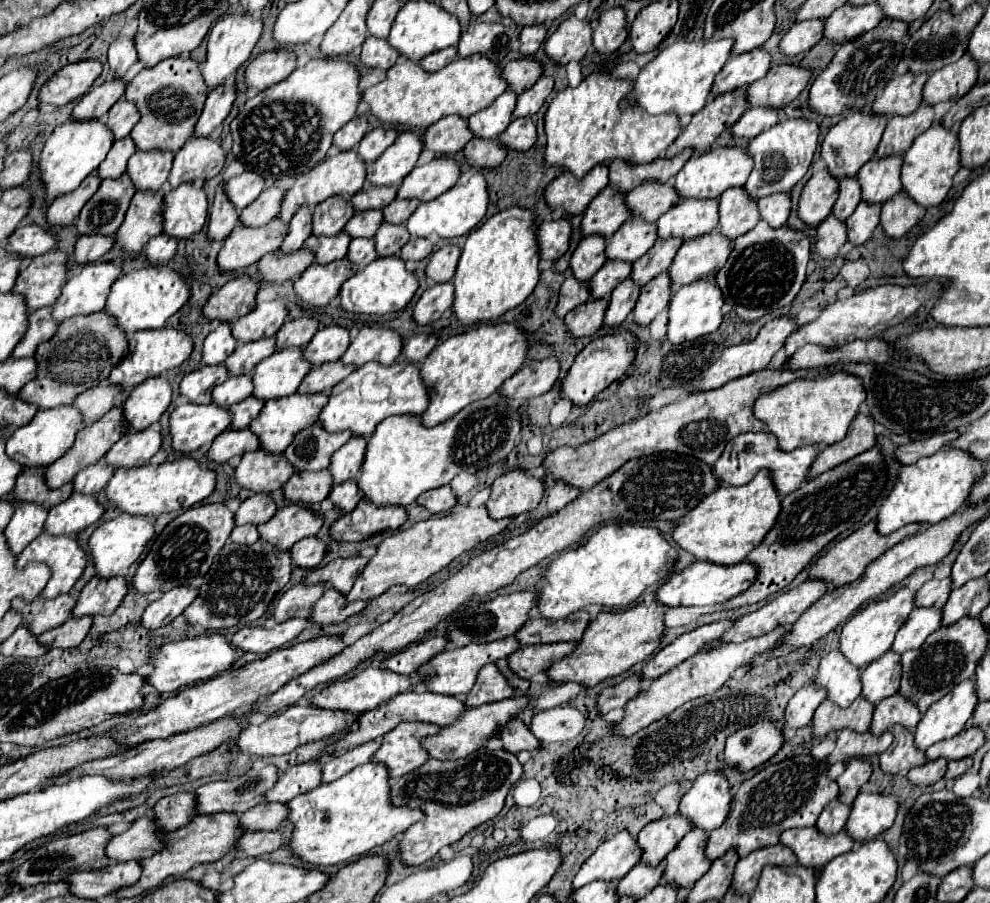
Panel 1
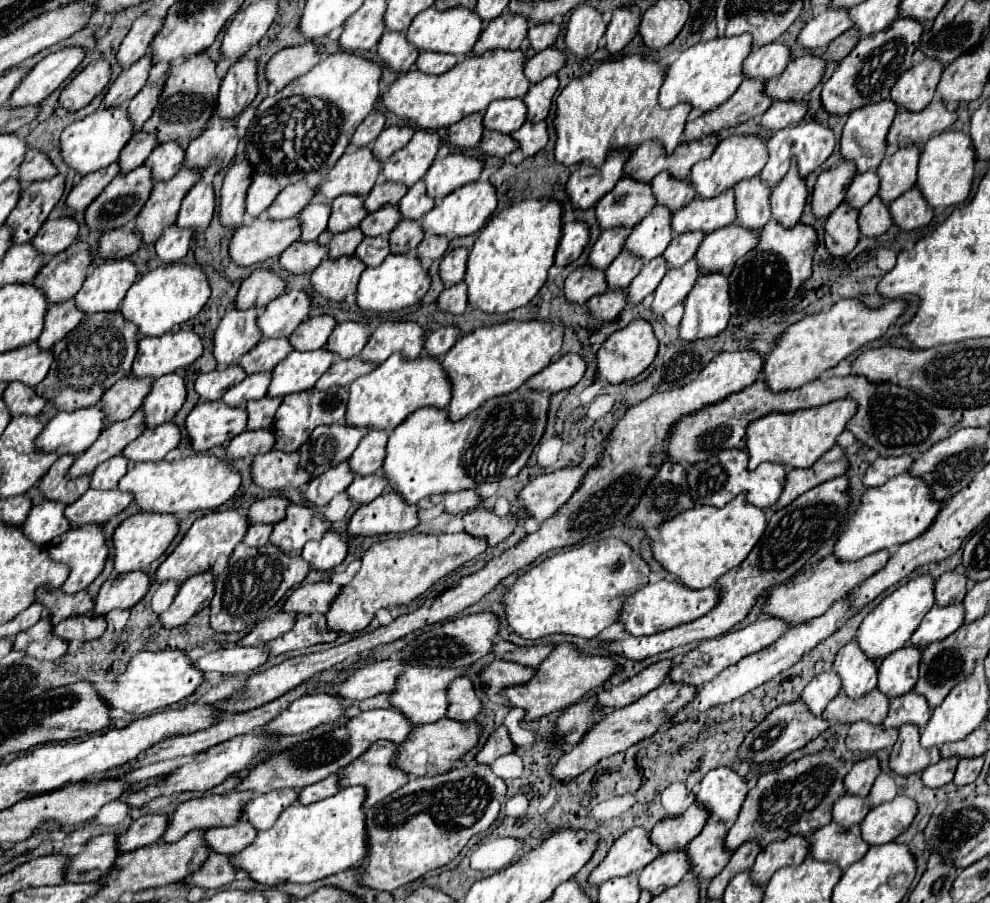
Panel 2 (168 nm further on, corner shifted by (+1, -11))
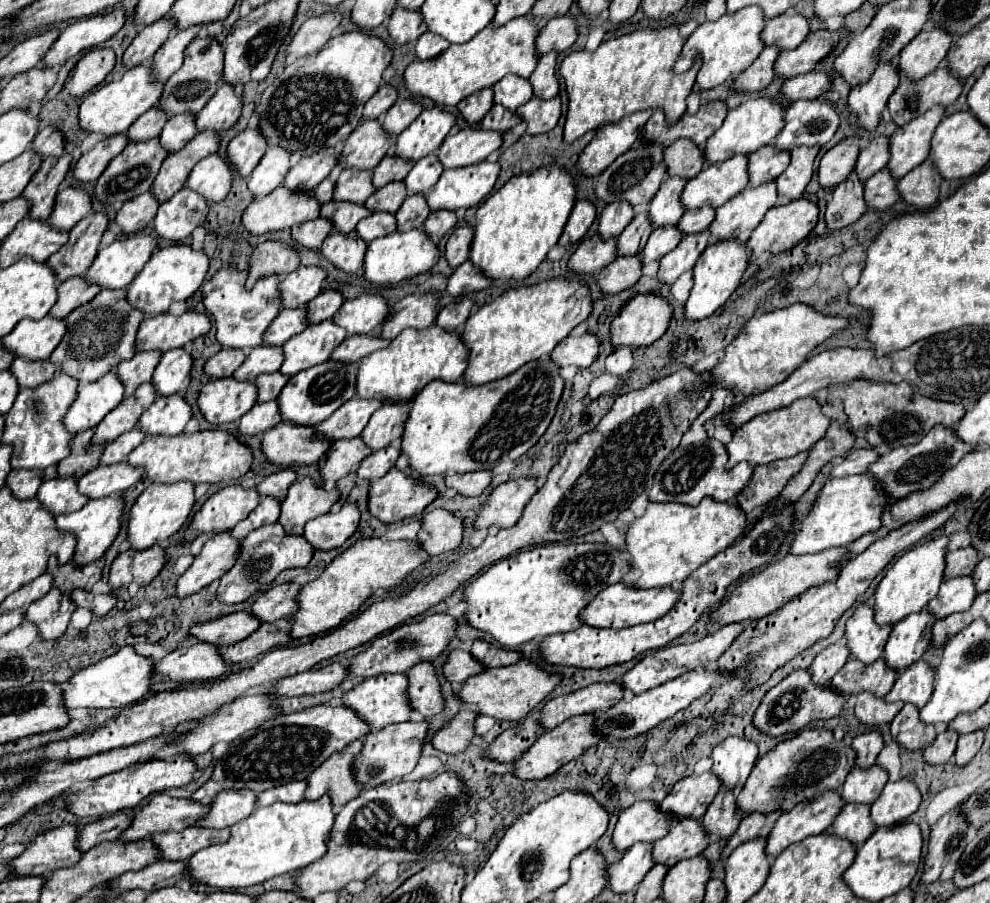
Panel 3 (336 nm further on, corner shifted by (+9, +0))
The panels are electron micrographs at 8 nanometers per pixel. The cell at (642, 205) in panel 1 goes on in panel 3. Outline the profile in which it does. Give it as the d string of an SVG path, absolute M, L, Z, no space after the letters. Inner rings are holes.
M686 138L670 144L664 154L664 162L668 166L670 176L684 176L694 178L704 168L704 154L702 148L694 146L694 142L686 142Z

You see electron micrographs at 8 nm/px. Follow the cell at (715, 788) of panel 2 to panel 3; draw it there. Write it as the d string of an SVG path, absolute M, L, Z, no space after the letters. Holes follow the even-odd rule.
M732 736L722 740L712 752L712 772L728 790L740 790L758 760L758 746L752 740Z

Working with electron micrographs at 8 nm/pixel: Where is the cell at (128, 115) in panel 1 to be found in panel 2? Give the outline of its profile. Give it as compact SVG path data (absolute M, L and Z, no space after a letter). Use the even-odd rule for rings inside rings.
M164 75L162 79L158 79L156 83L146 85L146 87L144 87L144 89L142 89L142 91L128 103L128 117L130 117L130 123L134 125L134 131L140 131L142 125L144 125L144 121L150 119L150 115L152 115L156 103L158 103L158 95L160 95L160 89L162 89L162 85L164 85L164 79L166 79L166 75Z

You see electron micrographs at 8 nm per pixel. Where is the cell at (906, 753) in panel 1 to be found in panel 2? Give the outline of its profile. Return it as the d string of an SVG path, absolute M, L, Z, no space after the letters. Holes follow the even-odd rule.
M902 725L898 729L898 741L890 753L890 771L894 775L914 775L924 771L926 767L940 761L940 749L924 749L918 743L920 733L914 725Z

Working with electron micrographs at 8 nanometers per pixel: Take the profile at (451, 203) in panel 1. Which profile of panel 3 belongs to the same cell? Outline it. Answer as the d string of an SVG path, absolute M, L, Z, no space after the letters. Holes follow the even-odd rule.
M478 162L474 166L444 170L440 180L428 194L432 210L460 210L478 206L494 188L498 178L498 162Z

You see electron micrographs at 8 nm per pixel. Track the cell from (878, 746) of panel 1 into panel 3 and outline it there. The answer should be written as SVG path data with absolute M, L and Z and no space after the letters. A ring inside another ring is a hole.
M862 692L862 694L856 694L854 712L862 724L878 728L882 724L892 722L902 706L904 706L902 702L886 702L884 698L878 698L870 692Z

